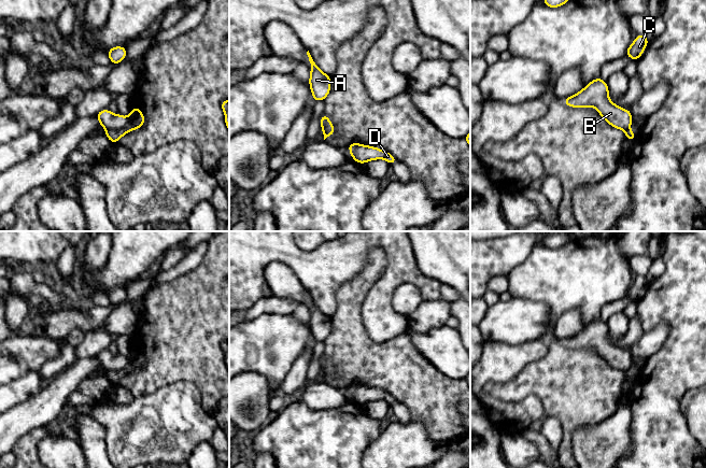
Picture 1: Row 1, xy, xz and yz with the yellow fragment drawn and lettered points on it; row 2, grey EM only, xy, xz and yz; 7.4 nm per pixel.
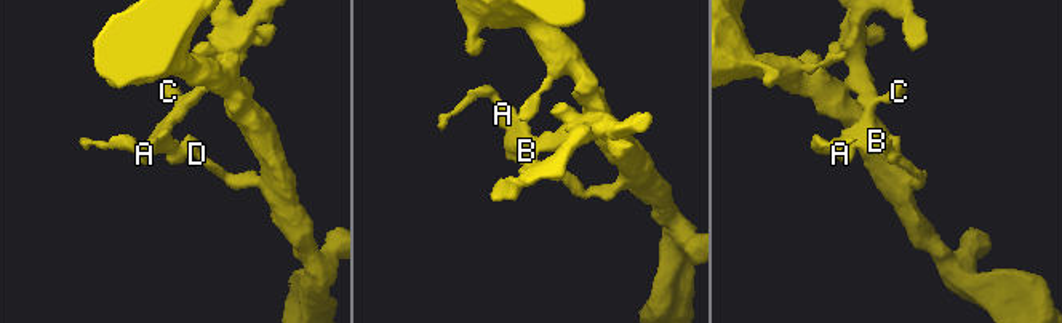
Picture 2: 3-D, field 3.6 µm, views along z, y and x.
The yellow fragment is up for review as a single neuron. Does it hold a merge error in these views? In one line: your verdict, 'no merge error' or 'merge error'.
merge error

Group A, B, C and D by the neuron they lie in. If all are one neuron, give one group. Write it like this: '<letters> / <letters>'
A B C / D

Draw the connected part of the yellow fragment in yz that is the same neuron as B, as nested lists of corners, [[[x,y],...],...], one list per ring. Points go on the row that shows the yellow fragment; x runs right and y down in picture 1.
[[[597,77],[576,95],[563,99],[563,102],[571,108],[594,107],[610,126],[624,131],[630,129],[631,111],[612,103],[608,94],[607,83],[602,77]]]

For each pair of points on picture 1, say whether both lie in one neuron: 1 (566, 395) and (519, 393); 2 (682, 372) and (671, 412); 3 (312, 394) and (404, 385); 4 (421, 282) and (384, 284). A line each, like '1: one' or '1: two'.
1: one
2: one
3: two
4: one

